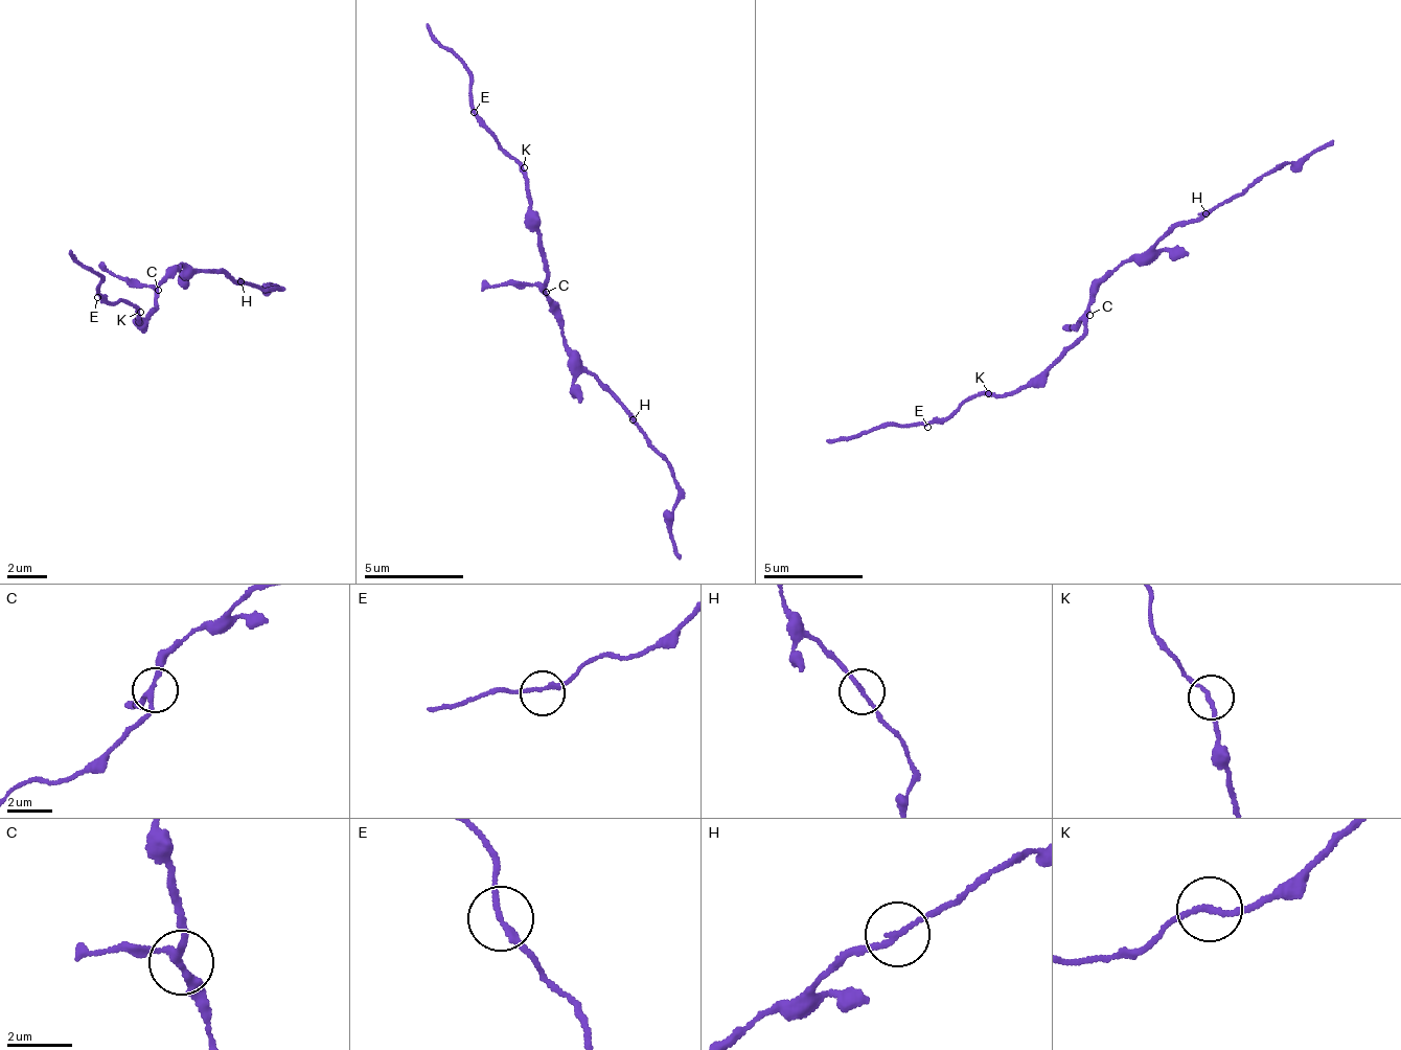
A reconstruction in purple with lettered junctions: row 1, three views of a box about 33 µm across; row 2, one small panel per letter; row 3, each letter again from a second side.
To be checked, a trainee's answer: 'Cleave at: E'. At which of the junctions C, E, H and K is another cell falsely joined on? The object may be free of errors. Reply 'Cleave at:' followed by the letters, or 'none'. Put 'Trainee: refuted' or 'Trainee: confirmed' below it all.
Cleave at: none
Trainee: refuted

